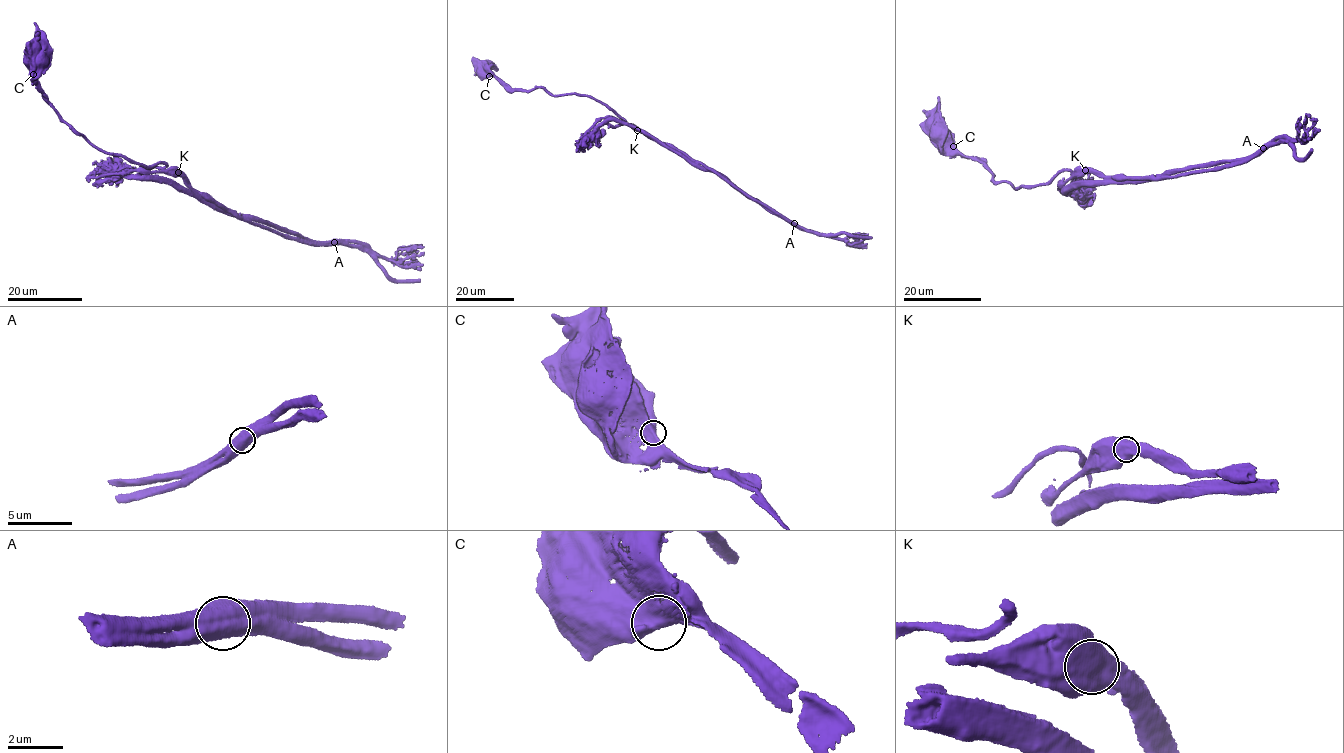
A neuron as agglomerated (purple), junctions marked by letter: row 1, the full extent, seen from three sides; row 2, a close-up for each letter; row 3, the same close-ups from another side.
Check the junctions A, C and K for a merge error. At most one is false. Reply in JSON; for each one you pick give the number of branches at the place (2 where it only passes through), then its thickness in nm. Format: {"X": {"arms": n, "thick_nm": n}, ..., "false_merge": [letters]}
{"A": {"arms": 2, "thick_nm": 850}, "false_merge": ["A"]}

